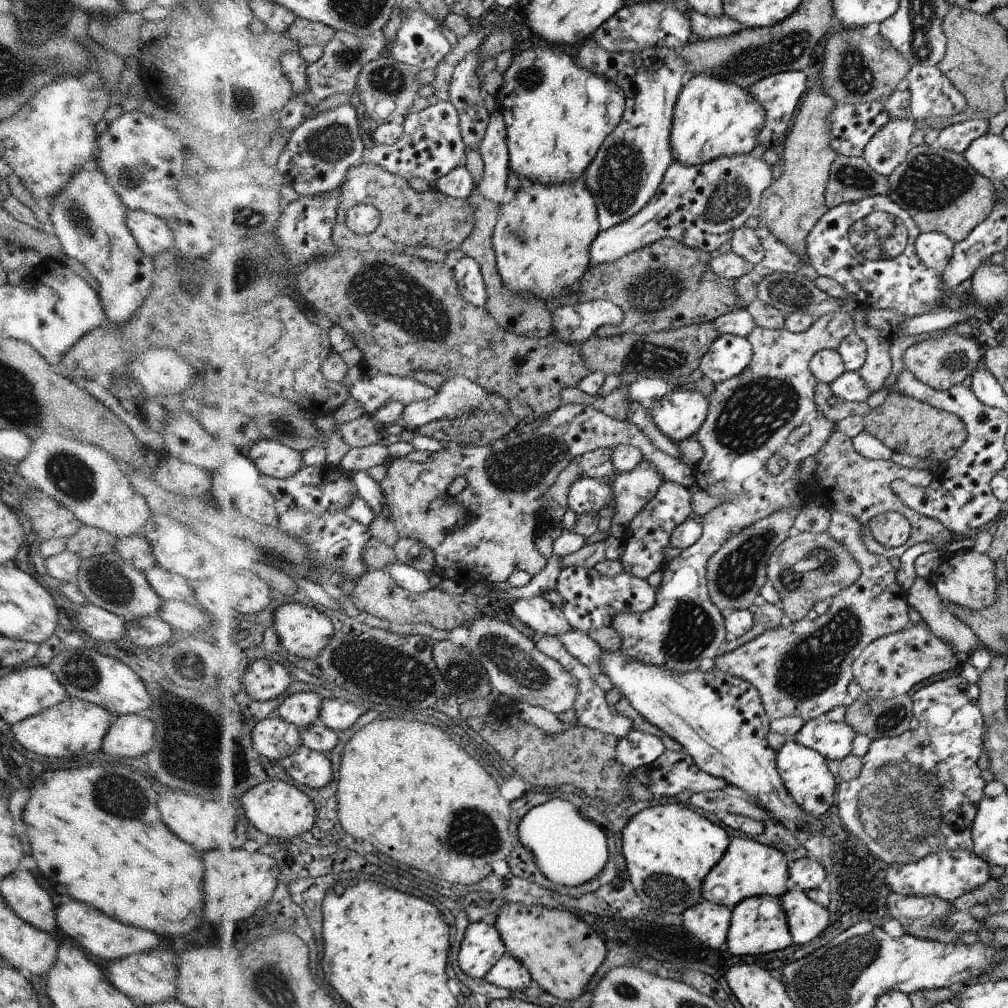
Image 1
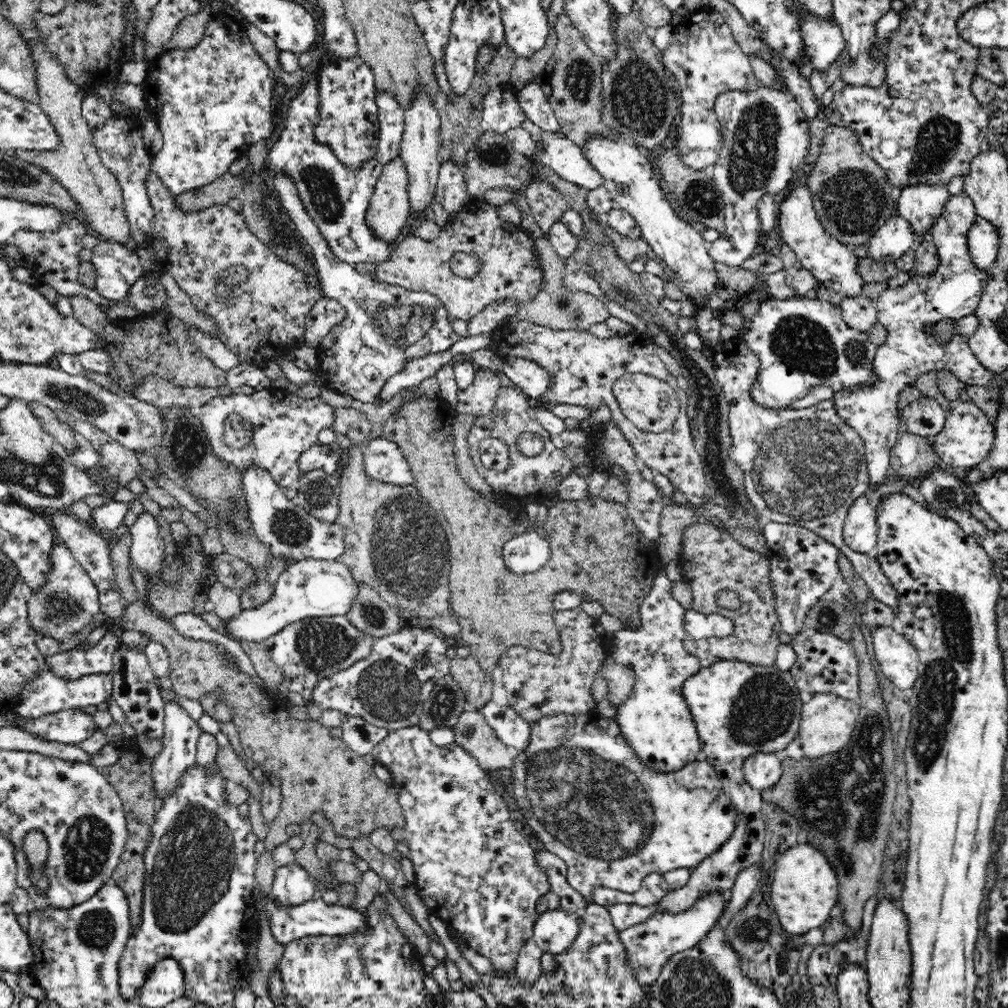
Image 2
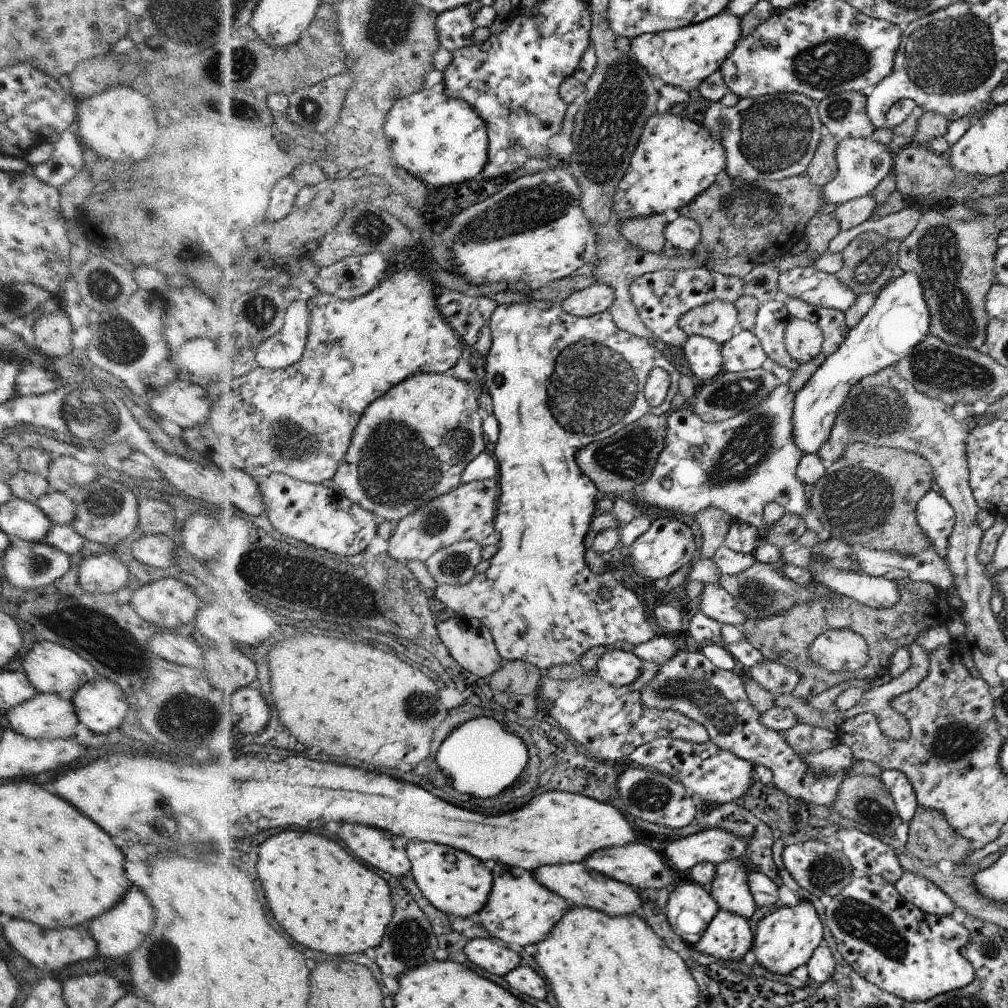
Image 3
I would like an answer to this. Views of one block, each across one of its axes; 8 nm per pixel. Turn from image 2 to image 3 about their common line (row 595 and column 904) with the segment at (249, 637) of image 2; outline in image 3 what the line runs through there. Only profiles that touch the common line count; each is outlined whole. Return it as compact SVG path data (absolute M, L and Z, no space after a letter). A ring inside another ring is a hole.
M904 272L902 276L892 278L876 297L870 312L856 326L849 329L848 336L846 336L846 340L842 342L840 348L834 354L828 355L813 376L796 392L793 409L794 442L796 442L796 446L800 448L802 454L817 454L818 450L826 444L826 441L830 438L830 433L833 432L838 413L841 412L842 405L849 397L849 390L857 382L860 382L866 376L878 374L880 370L895 365L901 358L907 357L929 335L929 330L929 305L925 299L924 284L918 278L918 274Z

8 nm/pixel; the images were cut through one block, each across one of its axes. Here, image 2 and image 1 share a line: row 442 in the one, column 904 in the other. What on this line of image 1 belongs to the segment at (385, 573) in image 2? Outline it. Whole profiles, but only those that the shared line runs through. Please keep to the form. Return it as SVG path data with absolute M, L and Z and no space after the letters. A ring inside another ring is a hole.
M951 329L936 338L926 338L907 348L903 354L903 364L904 368L910 369L920 382L931 386L934 390L945 391L951 386L964 384L964 380L970 379L978 368L980 358L982 358L980 348L972 340L972 336L964 338Z

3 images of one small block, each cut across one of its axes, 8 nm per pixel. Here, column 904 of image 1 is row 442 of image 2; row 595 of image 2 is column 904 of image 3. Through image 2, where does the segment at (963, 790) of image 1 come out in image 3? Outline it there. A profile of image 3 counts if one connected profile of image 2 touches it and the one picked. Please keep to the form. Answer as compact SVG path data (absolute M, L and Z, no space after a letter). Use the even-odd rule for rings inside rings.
M904 871L904 876L895 886L906 899L920 910L926 911L926 914L954 916L957 909L955 902L931 880Z

